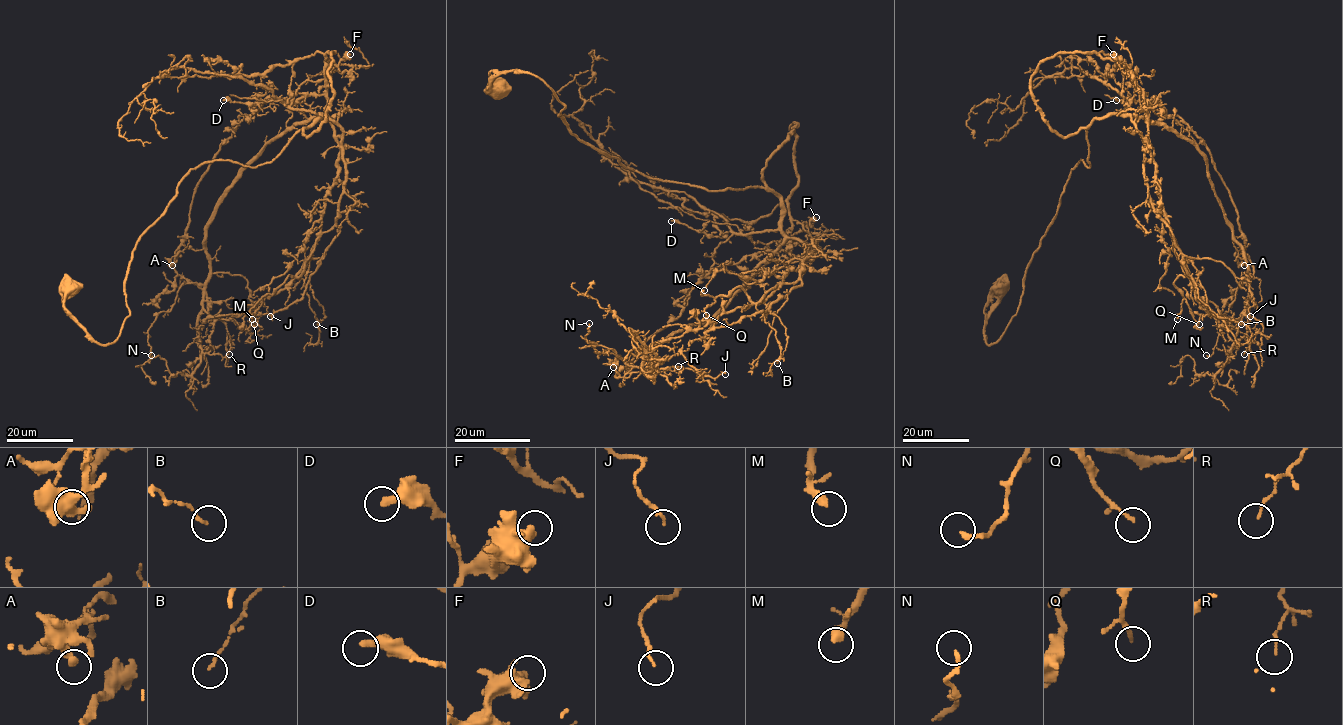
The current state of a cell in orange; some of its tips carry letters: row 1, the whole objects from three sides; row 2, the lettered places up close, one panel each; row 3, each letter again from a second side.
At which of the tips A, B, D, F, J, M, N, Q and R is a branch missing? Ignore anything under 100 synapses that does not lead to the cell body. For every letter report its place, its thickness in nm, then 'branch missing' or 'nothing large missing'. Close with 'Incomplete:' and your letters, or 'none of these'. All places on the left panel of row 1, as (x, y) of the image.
A: (172, 265) | 380 nm | nothing large missing
B: (316, 324) | 110 nm | nothing large missing
D: (223, 100) | 360 nm | nothing large missing
F: (350, 54) | 600 nm | nothing large missing
J: (270, 316) | 110 nm | nothing large missing
M: (252, 319) | 380 nm | nothing large missing
N: (151, 355) | 190 nm | nothing large missing
Q: (254, 324) | 120 nm | nothing large missing
R: (229, 354) | 110 nm | nothing large missing
Incomplete: none of these

